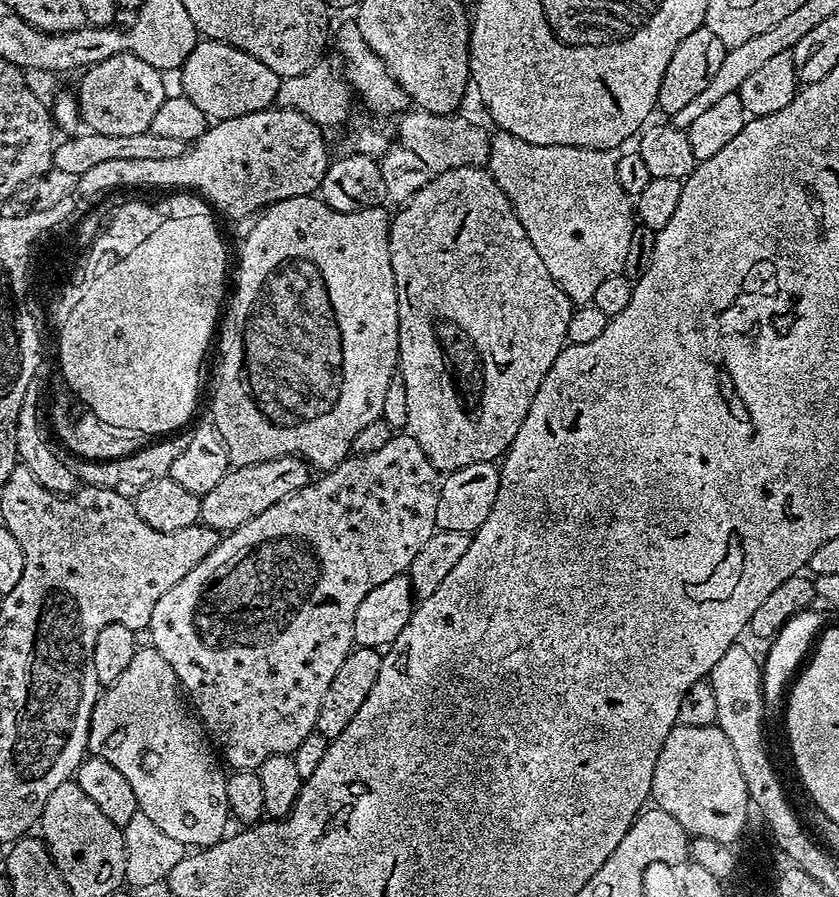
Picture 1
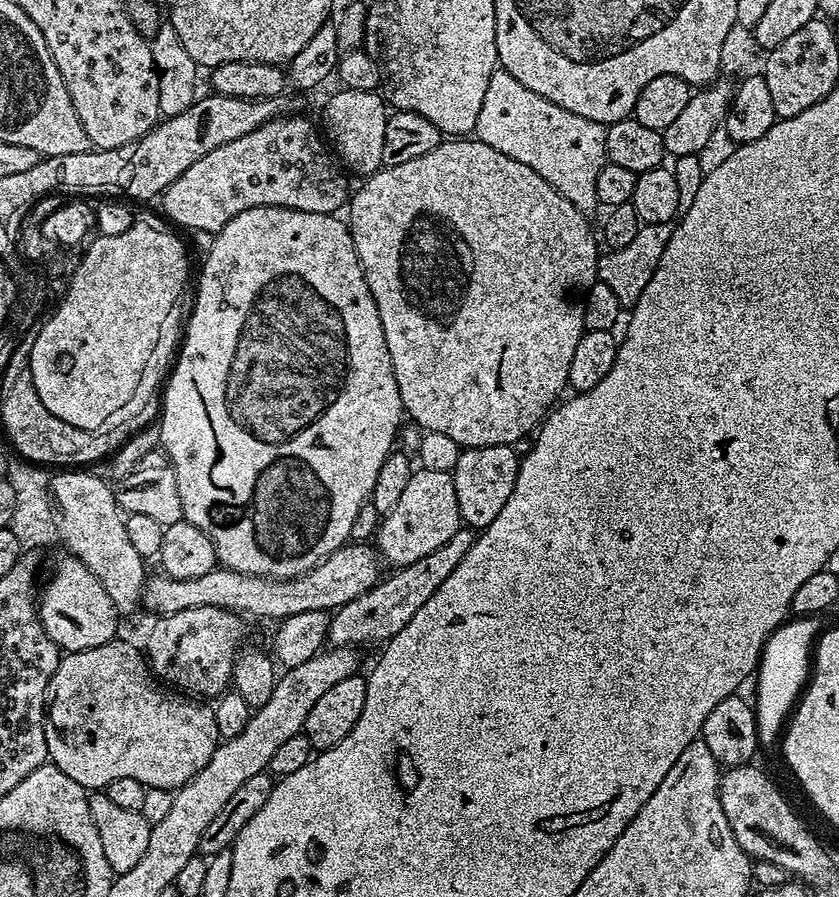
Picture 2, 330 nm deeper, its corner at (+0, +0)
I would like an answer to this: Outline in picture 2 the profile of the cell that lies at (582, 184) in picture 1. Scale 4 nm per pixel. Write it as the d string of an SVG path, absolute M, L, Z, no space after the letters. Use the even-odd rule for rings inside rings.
M503 70L494 73L490 86L486 86L486 98L482 110L478 110L474 129L475 139L530 166L534 174L546 178L562 198L585 214L592 214L598 208L596 183L598 170L606 162L607 133L605 125L562 110L562 106L534 94L534 90L526 90L518 78Z

